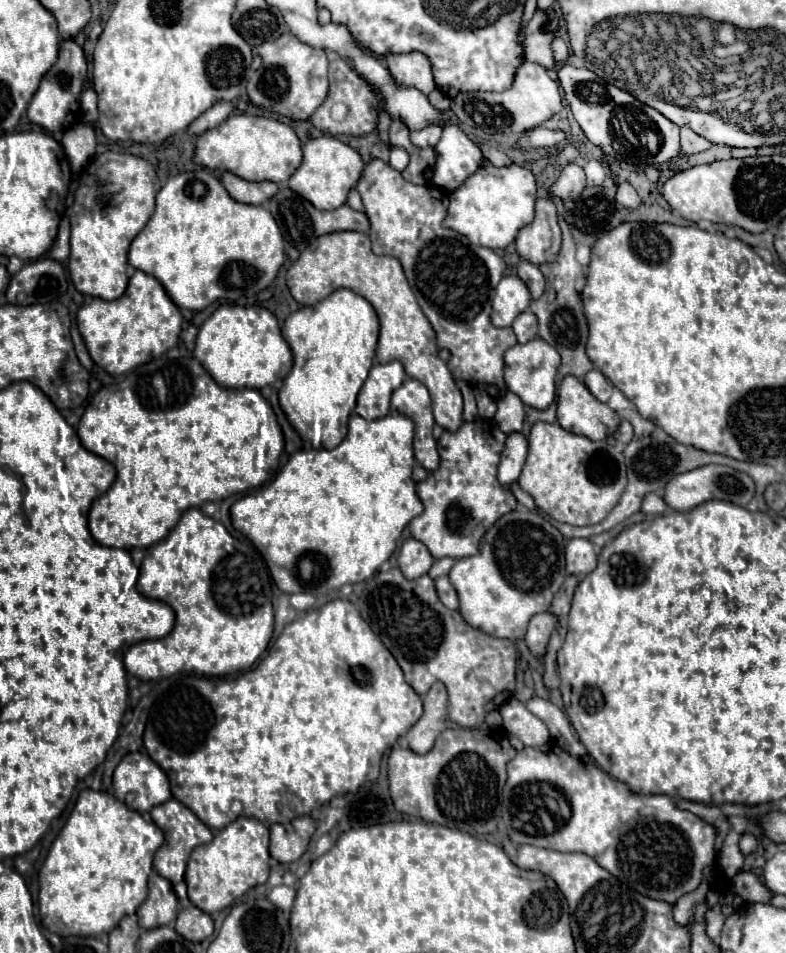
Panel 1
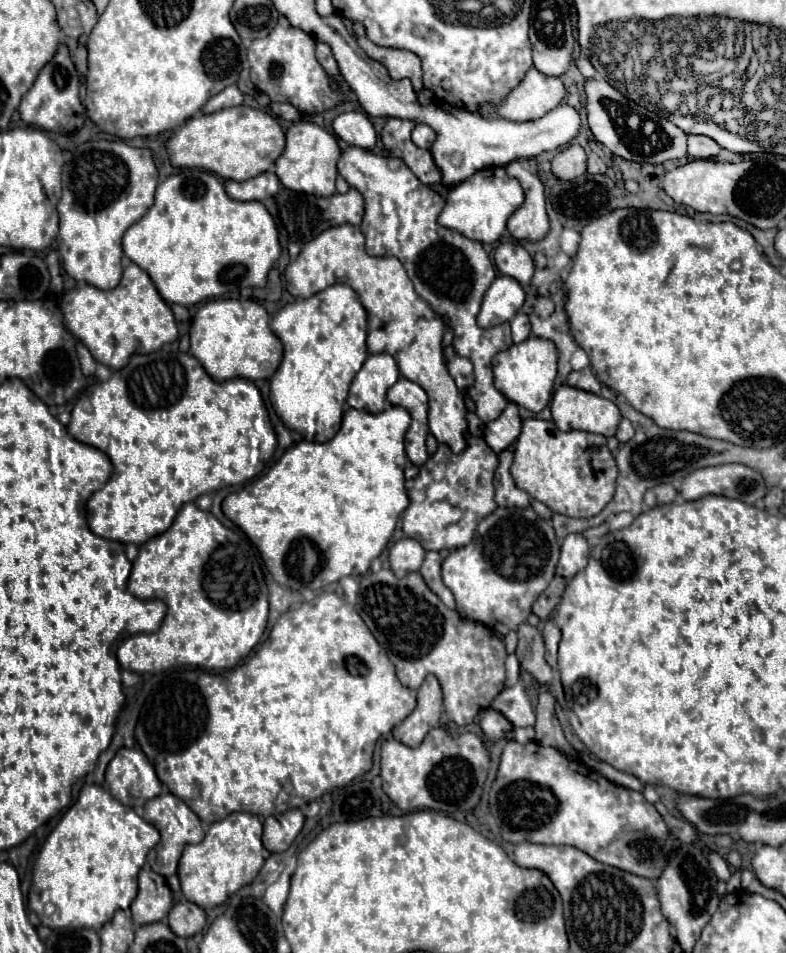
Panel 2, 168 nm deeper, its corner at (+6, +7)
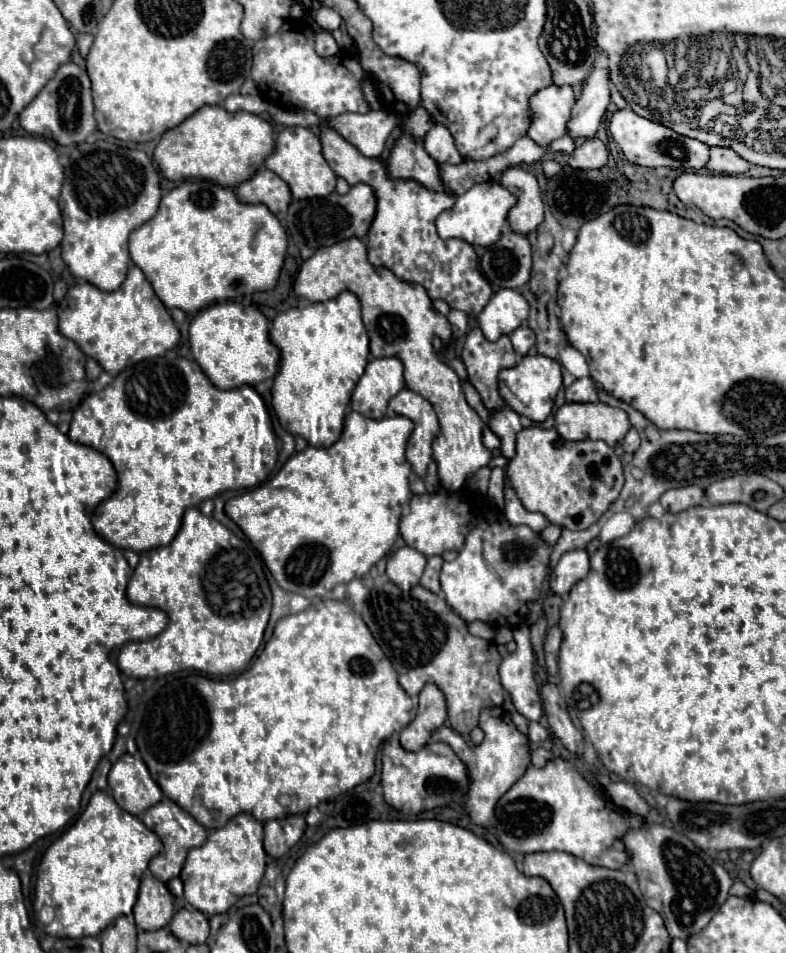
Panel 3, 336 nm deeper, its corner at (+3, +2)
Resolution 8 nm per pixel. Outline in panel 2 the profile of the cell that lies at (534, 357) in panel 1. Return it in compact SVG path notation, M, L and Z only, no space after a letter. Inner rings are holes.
M529 336L527 340L499 352L493 358L493 372L499 392L503 392L511 402L525 406L531 412L541 412L549 404L553 394L553 382L557 376L557 348L555 344L551 344L551 340Z

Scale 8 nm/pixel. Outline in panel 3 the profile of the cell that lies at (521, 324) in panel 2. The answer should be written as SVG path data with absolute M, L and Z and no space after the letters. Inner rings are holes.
M524 323L524 325L520 325L512 335L510 335L510 341L512 341L512 345L514 345L514 351L518 353L518 355L526 355L532 347L534 347L534 331Z

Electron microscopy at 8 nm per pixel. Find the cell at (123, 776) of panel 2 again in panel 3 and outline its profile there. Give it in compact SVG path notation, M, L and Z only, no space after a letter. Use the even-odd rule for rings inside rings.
M124 753L108 773L108 785L116 803L132 815L144 813L156 805L164 795L156 781L150 777L142 759Z

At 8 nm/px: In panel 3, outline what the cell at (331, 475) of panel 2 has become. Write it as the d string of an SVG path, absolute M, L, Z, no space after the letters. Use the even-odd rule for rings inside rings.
M350 411L344 421L342 437L332 447L306 447L292 455L272 479L226 503L226 515L260 551L266 567L284 591L300 593L308 599L322 597L322 589L330 591L340 583L350 583L352 579L366 575L372 565L390 553L398 537L402 509L412 497L408 485L412 467L404 457L412 431L414 423L402 415L376 421Z

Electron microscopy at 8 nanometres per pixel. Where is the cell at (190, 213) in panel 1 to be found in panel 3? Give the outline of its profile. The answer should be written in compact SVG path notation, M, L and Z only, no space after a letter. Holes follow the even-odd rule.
M184 181L180 187L172 189L166 197L162 197L160 201L160 209L158 213L146 221L142 227L134 229L130 233L130 257L132 261L144 271L146 279L150 281L154 293L158 295L158 299L168 307L168 309L182 309L186 313L196 313L200 311L202 307L214 303L214 301L226 301L226 299L238 299L246 293L254 293L254 291L270 291L274 289L276 281L278 281L278 275L280 275L280 269L284 265L284 255L286 255L286 247L288 247L288 241L286 241L286 231L282 229L280 221L276 219L274 213L270 213L270 209L266 209L266 205L246 205L246 203L240 203L234 189L230 187L222 187L222 185L214 185L214 183L208 183L208 181Z

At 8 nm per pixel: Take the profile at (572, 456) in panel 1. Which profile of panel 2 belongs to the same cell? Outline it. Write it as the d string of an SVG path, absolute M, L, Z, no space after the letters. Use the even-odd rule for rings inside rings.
M529 418L517 438L511 474L521 490L547 504L553 512L571 518L591 518L613 498L617 466L605 436L579 430L561 432L551 420Z

